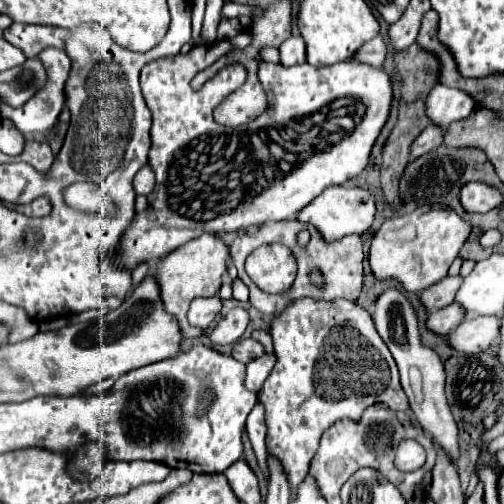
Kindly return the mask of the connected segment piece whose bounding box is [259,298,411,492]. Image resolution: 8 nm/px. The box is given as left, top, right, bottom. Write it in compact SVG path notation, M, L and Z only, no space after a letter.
M311 298L293 302L293 306L289 306L283 314L279 314L273 320L271 336L273 336L277 364L269 374L269 378L265 380L259 392L259 400L265 406L267 450L271 450L271 454L283 462L293 492L309 470L311 458L319 448L321 434L327 428L331 428L337 420L343 418L359 420L363 410L377 402L387 404L391 410L399 410L411 416L409 400L399 384L399 372L395 360L387 350L385 342L381 340L381 336L377 334L369 312L357 306L355 302L349 300L315 302Z

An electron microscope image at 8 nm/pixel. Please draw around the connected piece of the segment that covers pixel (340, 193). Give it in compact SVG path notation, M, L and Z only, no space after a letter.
M331 186L321 196L317 196L311 204L307 204L299 212L297 220L313 224L325 236L325 240L331 242L347 234L367 232L375 220L375 214L377 214L377 202L369 190L357 186Z

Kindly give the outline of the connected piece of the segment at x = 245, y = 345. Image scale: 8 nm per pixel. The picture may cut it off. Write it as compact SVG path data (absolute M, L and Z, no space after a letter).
M245 338L245 340L239 340L235 346L233 346L233 358L243 362L243 364L249 364L251 360L259 358L265 354L265 348L255 340L255 338Z

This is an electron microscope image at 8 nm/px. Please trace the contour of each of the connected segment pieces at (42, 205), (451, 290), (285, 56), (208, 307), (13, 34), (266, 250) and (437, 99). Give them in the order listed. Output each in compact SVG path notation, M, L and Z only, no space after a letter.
M37 198L33 200L31 204L25 204L25 206L17 206L15 208L19 214L27 214L31 218L41 218L41 216L47 216L51 212L51 204L47 198Z
M447 276L441 282L437 282L435 286L429 286L427 290L421 292L421 300L427 306L427 310L435 312L439 308L445 308L447 304L451 304L455 300L455 294L459 290L459 284L463 282L463 276Z
M301 36L287 38L279 46L279 52L281 52L281 64L283 66L295 66L295 64L305 62L305 42Z
M211 296L211 298L195 298L191 302L189 308L189 324L191 326L199 326L199 328L207 328L215 316L221 312L221 298L219 296Z
M11 24L5 30L5 38L21 48L27 58L35 58L41 50L55 46L63 48L69 30L51 28L51 26L35 26L35 24Z
M267 244L247 258L245 270L261 290L281 294L293 284L297 264L291 250L283 244Z
M443 84L435 86L427 98L427 116L433 124L449 126L455 120L469 116L475 110L475 100L463 90L447 88Z

